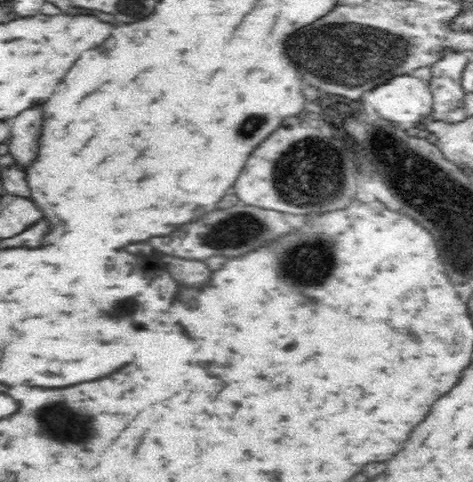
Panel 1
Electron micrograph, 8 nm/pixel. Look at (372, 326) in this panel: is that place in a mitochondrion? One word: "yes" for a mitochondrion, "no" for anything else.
no

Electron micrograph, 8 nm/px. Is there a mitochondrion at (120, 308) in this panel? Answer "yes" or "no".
yes

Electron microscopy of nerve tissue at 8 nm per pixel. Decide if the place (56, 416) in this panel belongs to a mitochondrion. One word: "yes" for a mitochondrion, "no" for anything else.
yes

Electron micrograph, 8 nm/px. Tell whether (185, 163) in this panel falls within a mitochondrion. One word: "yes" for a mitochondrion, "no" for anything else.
no

